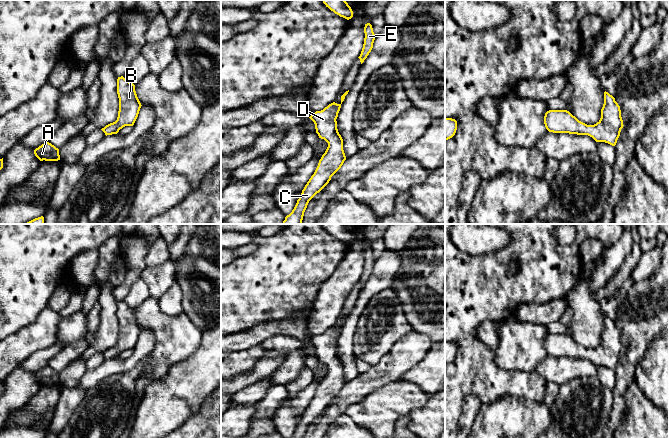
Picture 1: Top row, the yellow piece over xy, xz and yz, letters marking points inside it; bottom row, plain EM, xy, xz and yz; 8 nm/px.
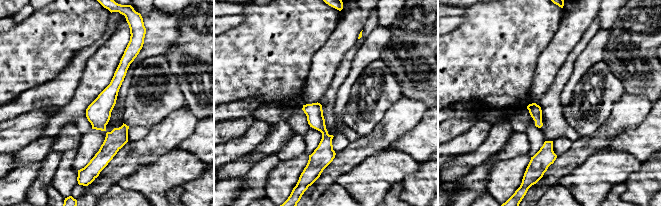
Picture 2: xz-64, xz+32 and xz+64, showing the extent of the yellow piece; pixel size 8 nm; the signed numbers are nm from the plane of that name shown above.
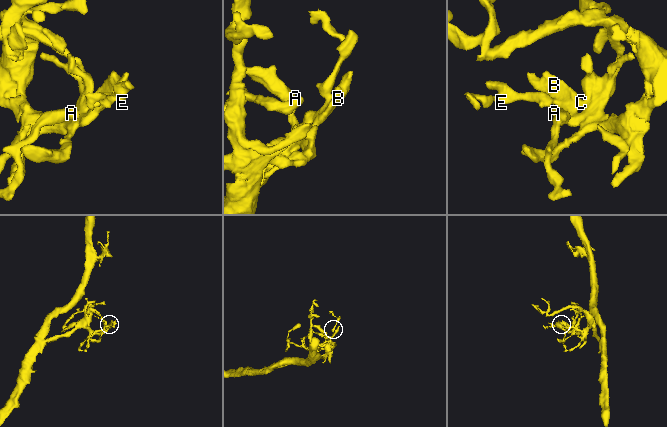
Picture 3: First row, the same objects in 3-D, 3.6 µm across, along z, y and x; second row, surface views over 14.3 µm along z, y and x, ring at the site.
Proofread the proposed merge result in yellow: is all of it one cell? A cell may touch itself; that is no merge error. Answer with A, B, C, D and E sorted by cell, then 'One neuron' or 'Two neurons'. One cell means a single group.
Groups: A B C D E. One neuron

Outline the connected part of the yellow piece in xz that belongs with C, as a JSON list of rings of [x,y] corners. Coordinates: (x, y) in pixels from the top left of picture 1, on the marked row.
[[[349,90],[341,96],[340,104],[333,102],[309,117],[315,124],[319,138],[324,139],[328,143],[328,147],[319,160],[314,174],[302,190],[294,209],[285,217],[283,224],[302,224],[304,212],[309,201],[329,183],[331,177],[346,160],[343,139],[338,132],[336,119],[348,92]]]

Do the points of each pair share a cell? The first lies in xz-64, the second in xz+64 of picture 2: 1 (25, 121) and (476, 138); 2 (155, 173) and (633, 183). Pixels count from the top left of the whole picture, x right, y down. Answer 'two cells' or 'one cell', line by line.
1: two cells
2: two cells

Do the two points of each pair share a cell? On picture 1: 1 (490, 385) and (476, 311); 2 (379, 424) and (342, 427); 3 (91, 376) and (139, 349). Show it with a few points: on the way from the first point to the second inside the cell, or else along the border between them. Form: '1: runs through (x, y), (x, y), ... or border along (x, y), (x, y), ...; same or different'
1: runs through (474, 367), (474, 358), (470, 351), (470, 329); same
2: border along (344, 413), (355, 422), (366, 427); different
3: runs through (104, 370), (111, 366), (126, 365), (130, 362); same

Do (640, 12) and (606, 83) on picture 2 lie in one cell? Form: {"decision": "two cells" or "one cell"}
{"decision": "two cells"}

